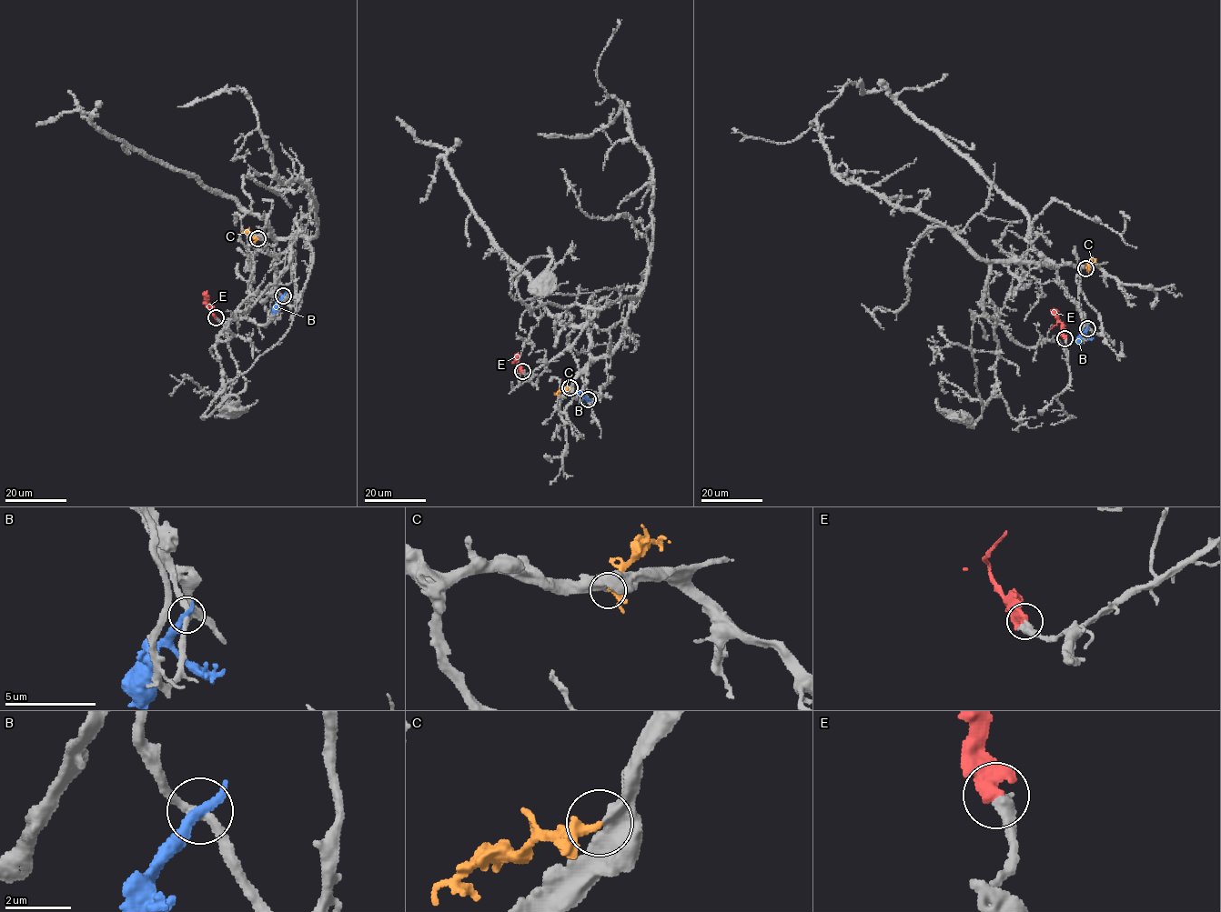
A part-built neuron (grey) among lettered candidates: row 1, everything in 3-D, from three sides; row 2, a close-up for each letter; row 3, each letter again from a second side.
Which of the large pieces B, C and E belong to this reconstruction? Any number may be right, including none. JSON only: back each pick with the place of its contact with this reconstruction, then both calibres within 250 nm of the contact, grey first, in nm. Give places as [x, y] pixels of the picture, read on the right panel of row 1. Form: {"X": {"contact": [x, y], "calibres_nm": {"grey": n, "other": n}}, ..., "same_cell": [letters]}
{"C": {"contact": [1085, 268], "calibres_nm": {"grey": 500, "other": 360}}, "E": {"contact": [1064, 338], "calibres_nm": {"grey": 440, "other": 480}}, "same_cell": ["C", "E"]}

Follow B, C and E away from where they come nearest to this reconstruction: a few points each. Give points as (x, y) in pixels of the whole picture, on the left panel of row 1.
B: (283, 295), (273, 314)
C: (257, 238), (243, 231)
E: (216, 317), (212, 306), (206, 302), (206, 291)

